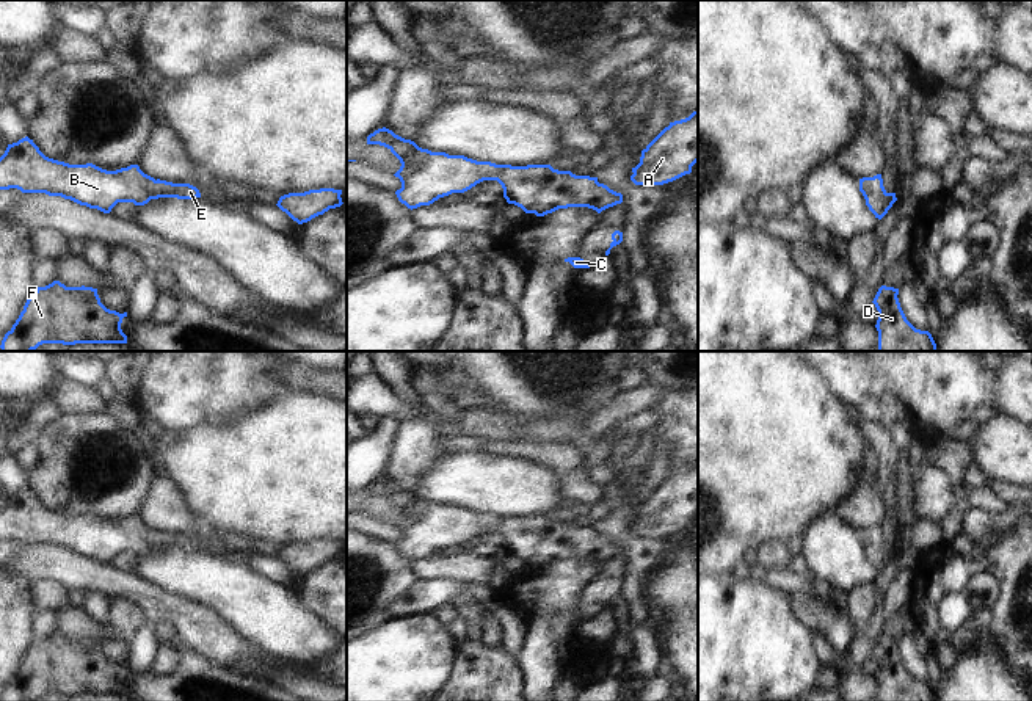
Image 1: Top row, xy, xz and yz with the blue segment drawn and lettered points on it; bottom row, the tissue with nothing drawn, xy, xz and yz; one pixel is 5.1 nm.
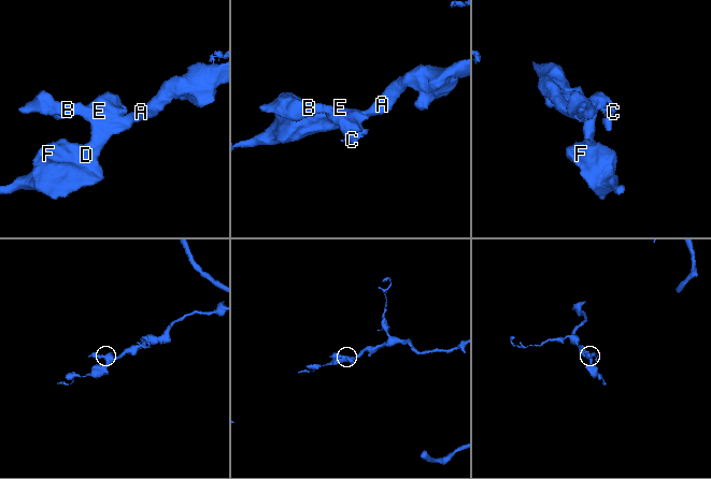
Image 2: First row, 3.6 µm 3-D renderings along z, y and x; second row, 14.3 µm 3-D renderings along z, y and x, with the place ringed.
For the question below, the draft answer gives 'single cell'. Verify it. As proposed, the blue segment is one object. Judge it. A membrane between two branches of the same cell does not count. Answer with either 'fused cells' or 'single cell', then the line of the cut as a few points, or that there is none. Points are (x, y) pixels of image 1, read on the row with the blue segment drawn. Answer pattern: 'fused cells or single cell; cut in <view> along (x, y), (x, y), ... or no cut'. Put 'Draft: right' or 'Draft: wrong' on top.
Draft: right
single cell; no cut

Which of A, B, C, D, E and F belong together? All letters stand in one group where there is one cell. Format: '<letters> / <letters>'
A B C D E F

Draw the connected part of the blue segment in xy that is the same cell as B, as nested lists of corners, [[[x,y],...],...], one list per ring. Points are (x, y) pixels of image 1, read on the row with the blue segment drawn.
[[[28,136],[8,144],[0,157],[0,190],[9,188],[61,196],[104,213],[110,213],[118,202],[144,205],[158,198],[201,198],[196,187],[155,180],[138,165],[107,171],[93,163],[69,165],[49,158]]]

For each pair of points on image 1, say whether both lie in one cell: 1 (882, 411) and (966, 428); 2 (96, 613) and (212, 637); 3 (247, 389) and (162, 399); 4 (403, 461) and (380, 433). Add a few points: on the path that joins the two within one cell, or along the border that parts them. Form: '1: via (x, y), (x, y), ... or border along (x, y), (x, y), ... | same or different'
1: border along (971, 417), (951, 436) | different
2: border along (85, 590), (98, 590), (110, 599) | different
3: via (226, 389), (182, 389) | same
4: border along (392, 416), (397, 424), (397, 435), (383, 477) | different

